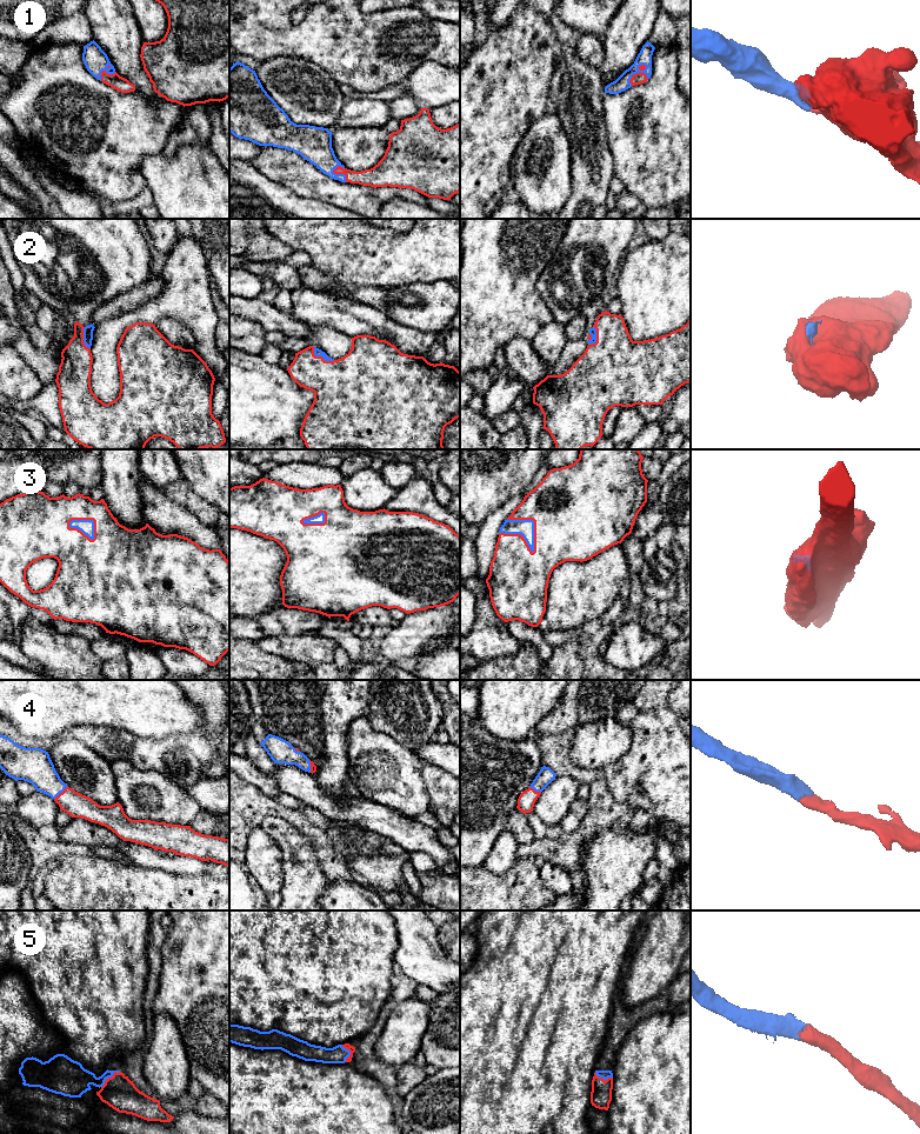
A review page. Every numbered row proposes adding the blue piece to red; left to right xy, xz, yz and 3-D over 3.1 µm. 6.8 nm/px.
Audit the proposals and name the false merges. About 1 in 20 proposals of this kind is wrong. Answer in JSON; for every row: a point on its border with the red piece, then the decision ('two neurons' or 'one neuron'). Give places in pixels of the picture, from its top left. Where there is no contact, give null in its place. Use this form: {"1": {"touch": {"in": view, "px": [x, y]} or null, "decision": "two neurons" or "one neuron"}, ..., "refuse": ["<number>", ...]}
{"1": {"touch": {"in": "yz", "px": [637, 73]}, "decision": "one neuron"}, "2": {"touch": {"in": "xz", "px": [320, 357]}, "decision": "one neuron"}, "3": {"touch": {"in": "yz", "px": [520, 534]}, "decision": "one neuron"}, "4": {"touch": {"in": "xy", "px": [60, 793]}, "decision": "one neuron"}, "5": {"touch": {"in": "xy", "px": [110, 1078]}, "decision": "one neuron"}, "refuse": []}

